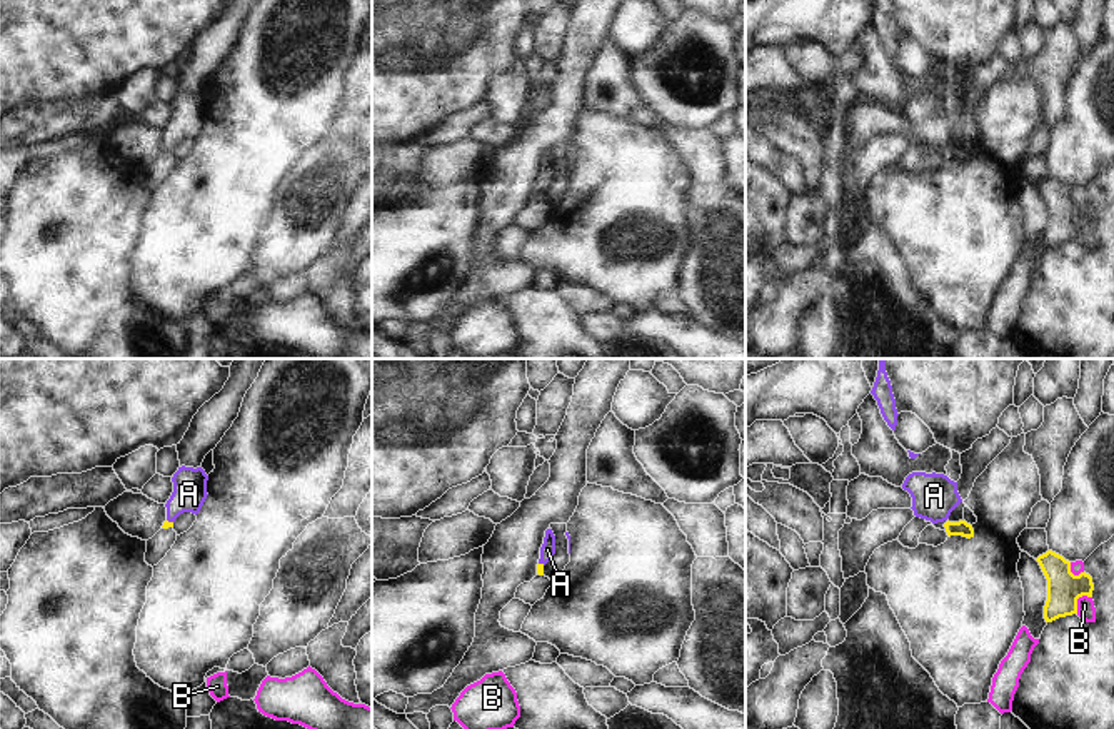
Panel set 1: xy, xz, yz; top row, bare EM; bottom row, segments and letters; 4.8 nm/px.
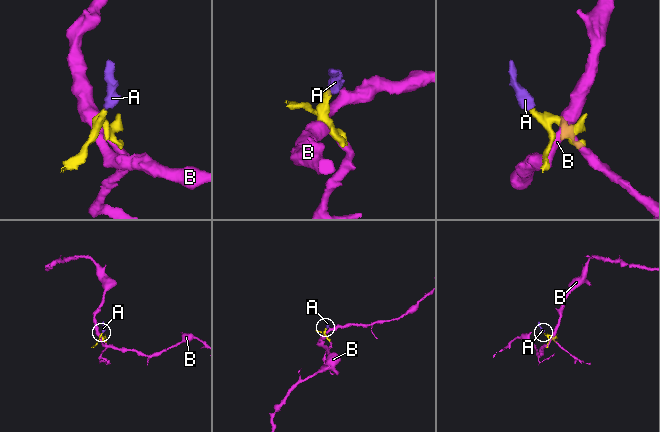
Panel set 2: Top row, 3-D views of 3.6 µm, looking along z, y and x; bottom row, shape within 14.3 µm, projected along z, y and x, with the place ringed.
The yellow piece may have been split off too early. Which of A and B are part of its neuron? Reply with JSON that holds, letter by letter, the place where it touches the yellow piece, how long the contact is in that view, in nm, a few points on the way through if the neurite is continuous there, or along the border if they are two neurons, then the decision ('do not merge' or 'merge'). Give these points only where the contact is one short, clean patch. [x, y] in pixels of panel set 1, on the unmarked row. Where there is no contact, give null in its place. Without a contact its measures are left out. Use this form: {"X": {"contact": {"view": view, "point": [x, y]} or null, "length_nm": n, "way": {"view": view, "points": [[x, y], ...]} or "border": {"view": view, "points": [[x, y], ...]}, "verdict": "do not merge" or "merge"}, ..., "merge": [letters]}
{"A": {"contact": {"view": "xy", "point": [170, 149]}, "length_nm": 40, "way": {"view": "xy", "points": [[167, 150], [170, 149], [172, 137], [189, 120]]}, "verdict": "merge"}, "B": {"contact": {"view": "yz", "point": [1078, 224]}, "length_nm": 120, "verdict": "do not merge"}, "merge": ["A"]}

